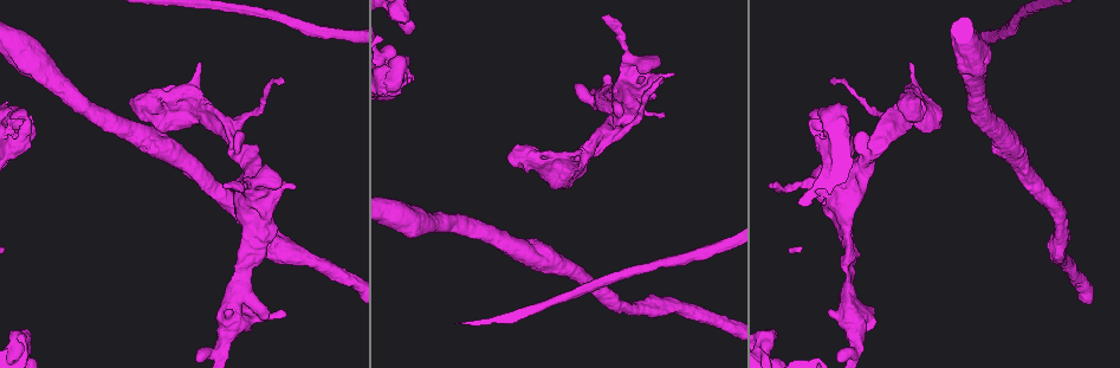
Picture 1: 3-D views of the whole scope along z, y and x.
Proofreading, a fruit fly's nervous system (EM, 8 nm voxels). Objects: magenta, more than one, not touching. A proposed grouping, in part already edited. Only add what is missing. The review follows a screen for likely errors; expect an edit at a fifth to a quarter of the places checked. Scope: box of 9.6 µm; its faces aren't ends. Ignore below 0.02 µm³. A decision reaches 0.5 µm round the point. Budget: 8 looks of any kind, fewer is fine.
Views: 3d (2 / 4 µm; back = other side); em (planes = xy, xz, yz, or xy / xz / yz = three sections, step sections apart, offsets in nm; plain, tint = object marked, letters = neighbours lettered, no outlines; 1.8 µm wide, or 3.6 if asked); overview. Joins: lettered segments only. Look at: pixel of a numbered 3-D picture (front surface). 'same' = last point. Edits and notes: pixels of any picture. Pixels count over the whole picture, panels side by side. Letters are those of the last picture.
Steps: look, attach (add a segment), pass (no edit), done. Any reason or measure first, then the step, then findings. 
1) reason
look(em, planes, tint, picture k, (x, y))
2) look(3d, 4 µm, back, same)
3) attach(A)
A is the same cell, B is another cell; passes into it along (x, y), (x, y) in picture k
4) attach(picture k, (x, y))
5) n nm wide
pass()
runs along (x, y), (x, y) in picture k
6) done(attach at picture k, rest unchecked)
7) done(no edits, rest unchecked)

an open end
look(3d, 4 µm, picture 1, (672, 73))

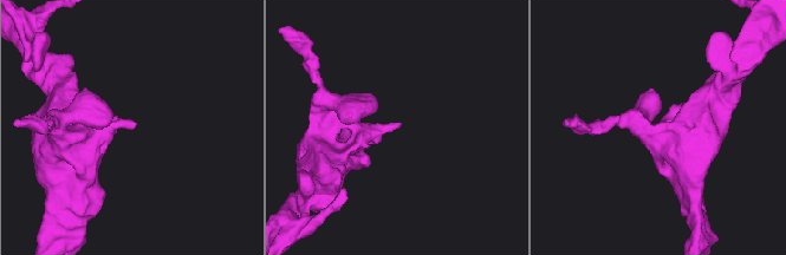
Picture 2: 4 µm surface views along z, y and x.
look(em, xz, step 4, letters, picture 2, (399, 125))

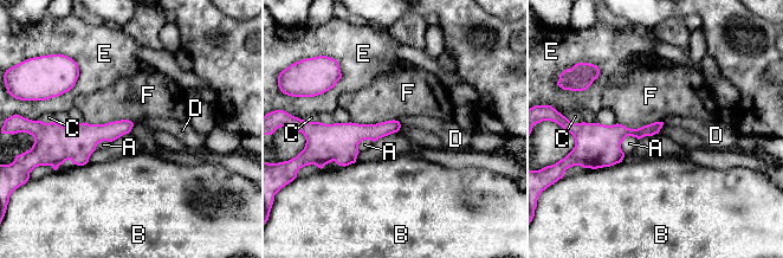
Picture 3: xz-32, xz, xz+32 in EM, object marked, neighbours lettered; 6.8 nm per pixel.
pass()
A, B, C, D, E and F are other cells; no lettered segment goes on from it

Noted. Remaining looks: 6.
free end
look(em, xy, step 16, letters, picture 1, (33, 138))

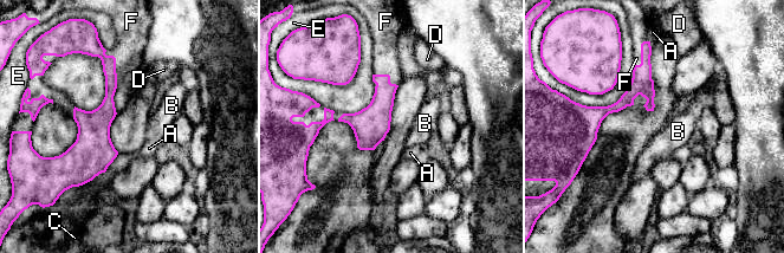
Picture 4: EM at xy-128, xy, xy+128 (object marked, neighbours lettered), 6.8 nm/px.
attach(F)
F is the same cell, A, B, C, D and E are other cells; the neuron continues

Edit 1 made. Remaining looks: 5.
done(attach at picture 4, rest unchecked)

